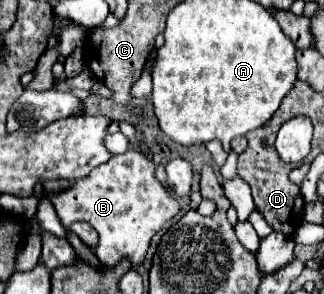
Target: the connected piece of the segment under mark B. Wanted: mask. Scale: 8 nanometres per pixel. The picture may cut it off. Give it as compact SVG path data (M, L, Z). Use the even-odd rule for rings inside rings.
M136 150L112 156L112 160L94 168L84 180L52 196L52 204L64 226L88 222L98 232L94 254L106 266L116 266L124 258L132 266L142 264L152 236L180 212L180 204L172 192L154 178L154 162L146 160Z

